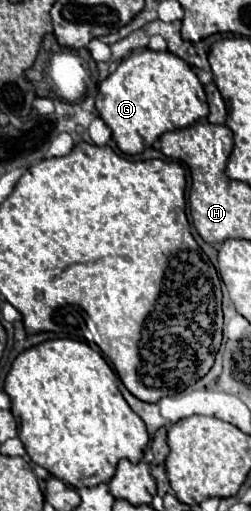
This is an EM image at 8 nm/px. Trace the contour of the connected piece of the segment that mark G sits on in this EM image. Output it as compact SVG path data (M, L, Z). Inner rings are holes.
M149 48L133 50L131 56L101 82L95 106L101 120L111 128L117 148L127 156L141 154L145 148L151 148L161 134L189 128L209 114L203 84L189 64L171 52L155 52Z

